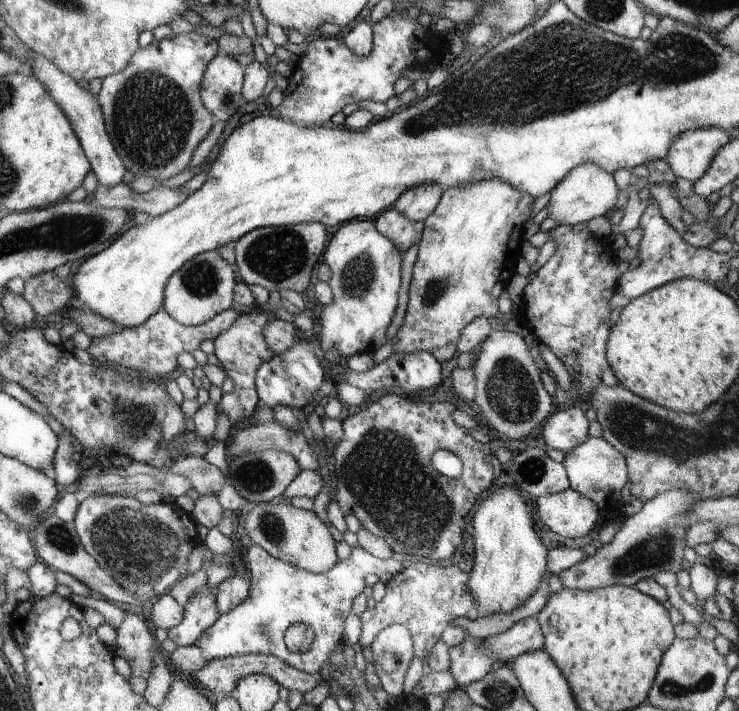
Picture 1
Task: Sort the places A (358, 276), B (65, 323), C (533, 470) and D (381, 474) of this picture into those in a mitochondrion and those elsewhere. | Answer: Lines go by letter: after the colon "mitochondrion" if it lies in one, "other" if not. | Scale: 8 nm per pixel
A: mitochondrion
B: other
C: mitochondrion
D: mitochondrion

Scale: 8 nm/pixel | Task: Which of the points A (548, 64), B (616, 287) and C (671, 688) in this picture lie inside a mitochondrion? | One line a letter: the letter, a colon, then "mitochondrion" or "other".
A: mitochondrion
B: other
C: mitochondrion

